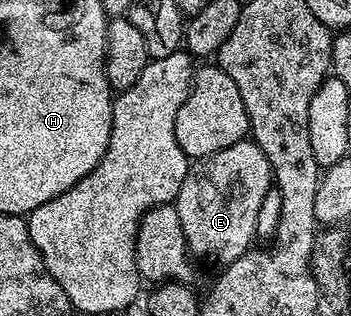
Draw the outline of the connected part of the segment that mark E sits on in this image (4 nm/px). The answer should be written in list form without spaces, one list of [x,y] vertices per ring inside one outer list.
[[[249,138],[240,140],[236,145],[228,145],[228,149],[220,149],[202,159],[193,160],[184,177],[184,185],[180,185],[180,193],[173,202],[191,256],[218,255],[219,264],[225,265],[251,250],[253,243],[250,242],[256,239],[256,217],[260,217],[260,201],[264,201],[271,189],[272,172],[268,157],[262,144]]]

